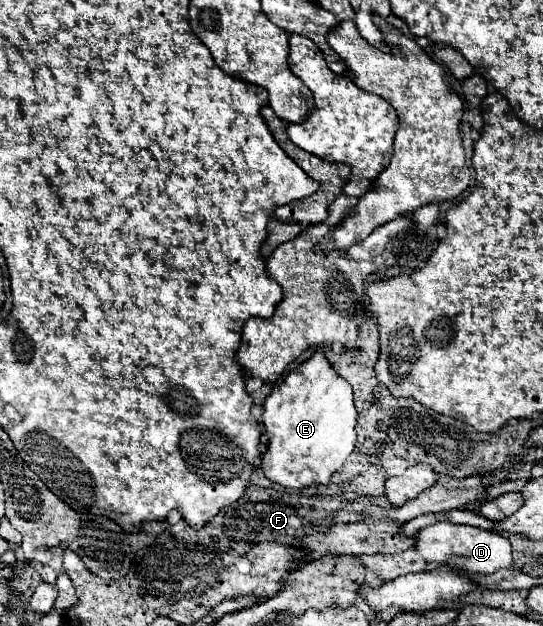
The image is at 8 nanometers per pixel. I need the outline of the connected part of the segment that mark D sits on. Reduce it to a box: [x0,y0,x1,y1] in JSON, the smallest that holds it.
[416,522,512,574]

